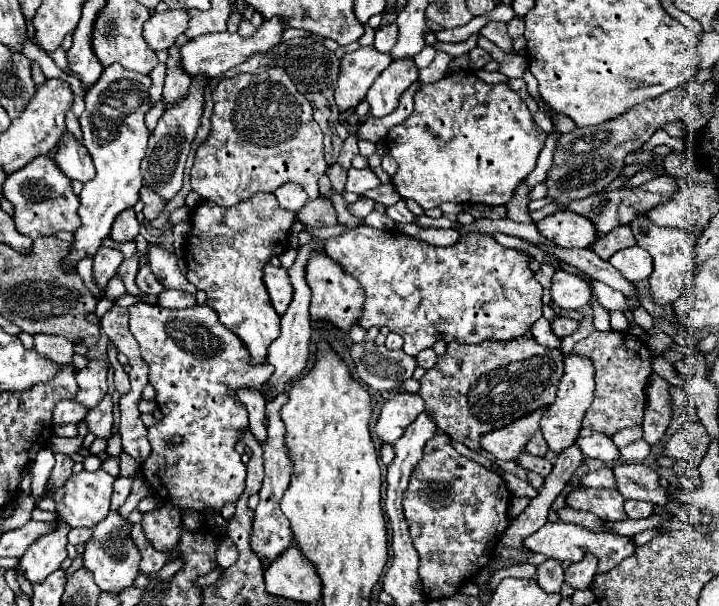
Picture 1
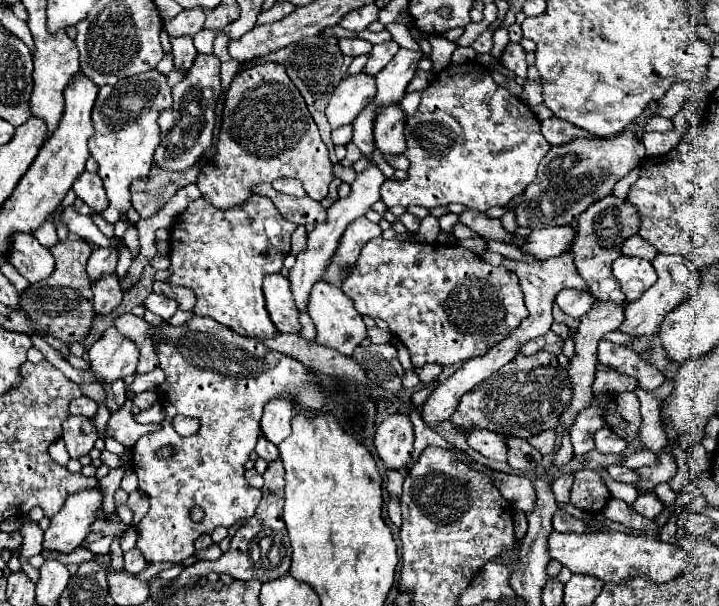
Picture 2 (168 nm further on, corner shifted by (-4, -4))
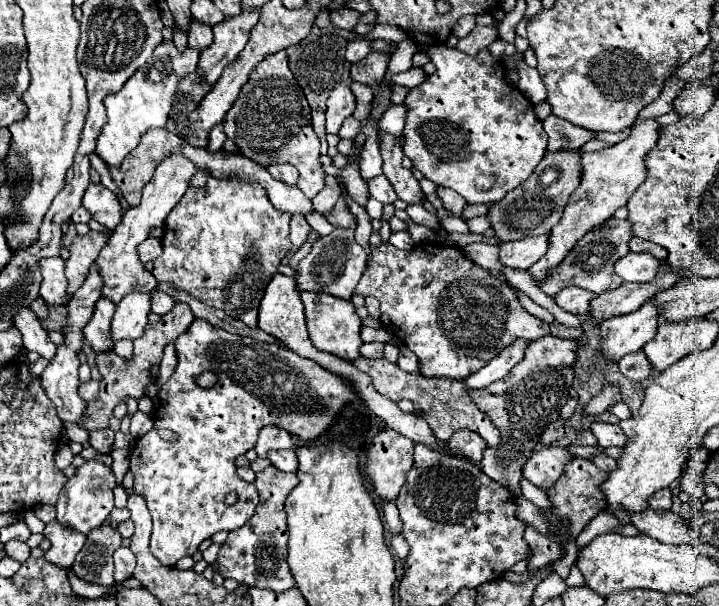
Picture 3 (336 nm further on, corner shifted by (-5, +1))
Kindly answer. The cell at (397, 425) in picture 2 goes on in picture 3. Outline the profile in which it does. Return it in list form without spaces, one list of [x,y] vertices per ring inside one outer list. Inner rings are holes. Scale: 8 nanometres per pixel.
[[[380,430],[368,450],[366,474],[384,500],[394,500],[414,460],[414,442],[396,430]]]

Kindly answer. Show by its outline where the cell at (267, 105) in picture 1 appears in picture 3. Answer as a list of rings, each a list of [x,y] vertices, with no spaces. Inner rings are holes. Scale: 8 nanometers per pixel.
[[[284,50],[264,58],[260,66],[262,80],[250,78],[242,86],[236,102],[224,118],[224,132],[228,140],[238,144],[240,150],[246,152],[248,146],[248,158],[264,168],[272,164],[292,164],[298,168],[298,188],[306,196],[314,198],[324,188],[326,172],[320,162],[320,140],[312,130],[308,100],[288,68]]]

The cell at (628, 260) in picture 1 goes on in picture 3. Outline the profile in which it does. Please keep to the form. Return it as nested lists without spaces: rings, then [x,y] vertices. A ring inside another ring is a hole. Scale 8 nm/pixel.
[[[628,252],[614,264],[614,272],[624,282],[650,282],[656,276],[656,268],[658,268],[656,258],[652,258],[650,254],[634,254],[634,252]]]

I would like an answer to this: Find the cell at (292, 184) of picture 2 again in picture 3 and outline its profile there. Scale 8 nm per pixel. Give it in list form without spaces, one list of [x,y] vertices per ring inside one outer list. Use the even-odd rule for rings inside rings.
[[[276,164],[276,166],[272,166],[270,170],[268,170],[276,180],[280,180],[280,182],[284,182],[284,184],[296,184],[296,180],[298,180],[298,172],[296,172],[296,168],[292,168],[292,166],[288,166],[288,164]]]

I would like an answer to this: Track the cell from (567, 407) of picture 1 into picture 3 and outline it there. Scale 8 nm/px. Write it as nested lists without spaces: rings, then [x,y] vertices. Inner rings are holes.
[[[664,274],[656,276],[656,280],[646,284],[630,284],[624,282],[622,288],[602,292],[590,302],[590,318],[594,322],[604,322],[614,316],[624,316],[630,312],[636,312],[648,298],[652,298],[656,292],[670,288],[676,284],[682,276],[680,274]]]

